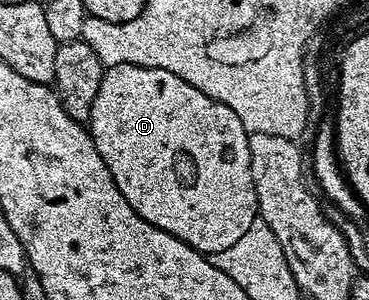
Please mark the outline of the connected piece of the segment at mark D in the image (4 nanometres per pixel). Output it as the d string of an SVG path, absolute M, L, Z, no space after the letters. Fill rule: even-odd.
M135 64L109 65L103 71L100 90L96 90L96 102L92 102L88 131L94 140L96 150L100 150L100 158L104 158L104 166L108 166L120 194L124 194L124 198L128 198L128 206L132 206L132 210L136 214L140 214L140 218L144 218L144 222L152 222L152 226L180 238L180 242L192 246L197 252L213 254L228 246L233 246L248 230L248 226L252 226L252 222L259 219L258 199L252 182L252 166L248 150L250 138L246 128L240 122L240 118L236 118L236 114L232 114L232 110L228 110L228 106L224 106L224 102L216 102L212 98L208 98L208 94L196 90L196 86L184 82L184 78L176 78L176 74L163 68L149 68Z

